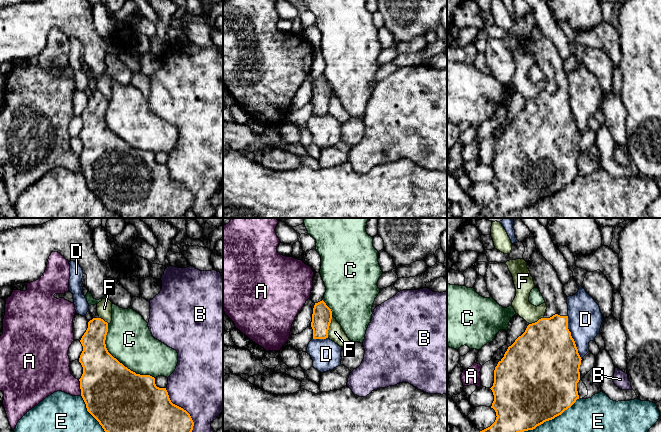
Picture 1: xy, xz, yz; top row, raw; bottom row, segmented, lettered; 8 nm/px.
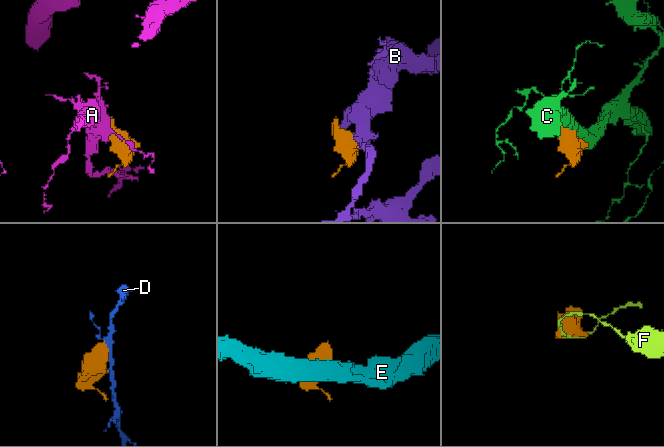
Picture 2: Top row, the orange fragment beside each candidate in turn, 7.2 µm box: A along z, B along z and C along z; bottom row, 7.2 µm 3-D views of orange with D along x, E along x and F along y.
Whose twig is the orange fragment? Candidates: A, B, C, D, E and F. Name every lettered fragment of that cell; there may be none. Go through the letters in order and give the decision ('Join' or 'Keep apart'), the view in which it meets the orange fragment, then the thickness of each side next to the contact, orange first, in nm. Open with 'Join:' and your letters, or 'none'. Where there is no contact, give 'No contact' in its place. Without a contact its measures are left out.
Join: none
A: Keep apart. Touches orange in xy. Thickness 460 nm (orange) against 280 nm
B: Keep apart. Touches orange in xy. Thickness 460 nm (orange) against 500 nm
C: Keep apart. Touches orange in xy. Thickness 460 nm (orange) against 360 nm
D: Keep apart. Touches orange in yz. Thickness 500 nm (orange) against 280 nm
E: Keep apart. Touches orange in yz. Thickness 500 nm (orange) against 420 nm
F: Keep apart. Touches orange in xz. Thickness 160 nm (orange) against 130 nm

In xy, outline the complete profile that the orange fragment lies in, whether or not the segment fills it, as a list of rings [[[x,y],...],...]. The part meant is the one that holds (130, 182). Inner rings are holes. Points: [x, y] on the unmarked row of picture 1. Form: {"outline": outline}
{"outline": [[[97,80],[89,82],[89,88],[93,95],[88,98],[88,104],[80,116],[83,127],[79,134],[83,143],[83,150],[79,155],[81,172],[87,187],[105,208],[116,212],[121,218],[185,218],[186,212],[192,209],[194,202],[190,190],[171,178],[166,164],[157,163],[154,153],[136,150],[108,128],[105,120],[108,99],[99,93]]]}

